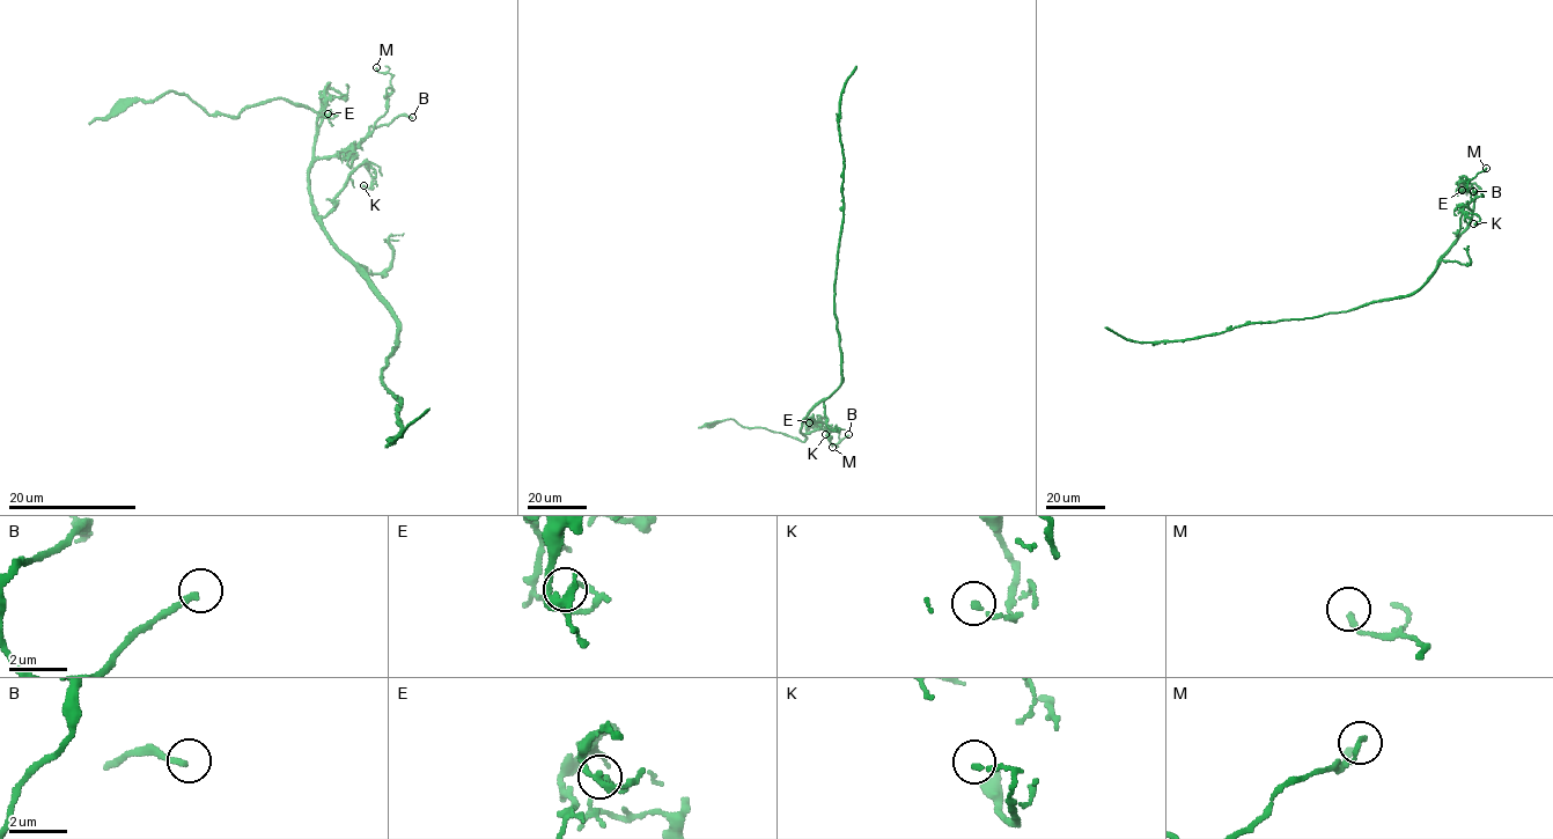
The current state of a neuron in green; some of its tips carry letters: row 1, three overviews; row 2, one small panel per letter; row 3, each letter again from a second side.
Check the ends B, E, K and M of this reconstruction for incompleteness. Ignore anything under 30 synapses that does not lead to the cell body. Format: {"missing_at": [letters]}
{"missing_at": []}

